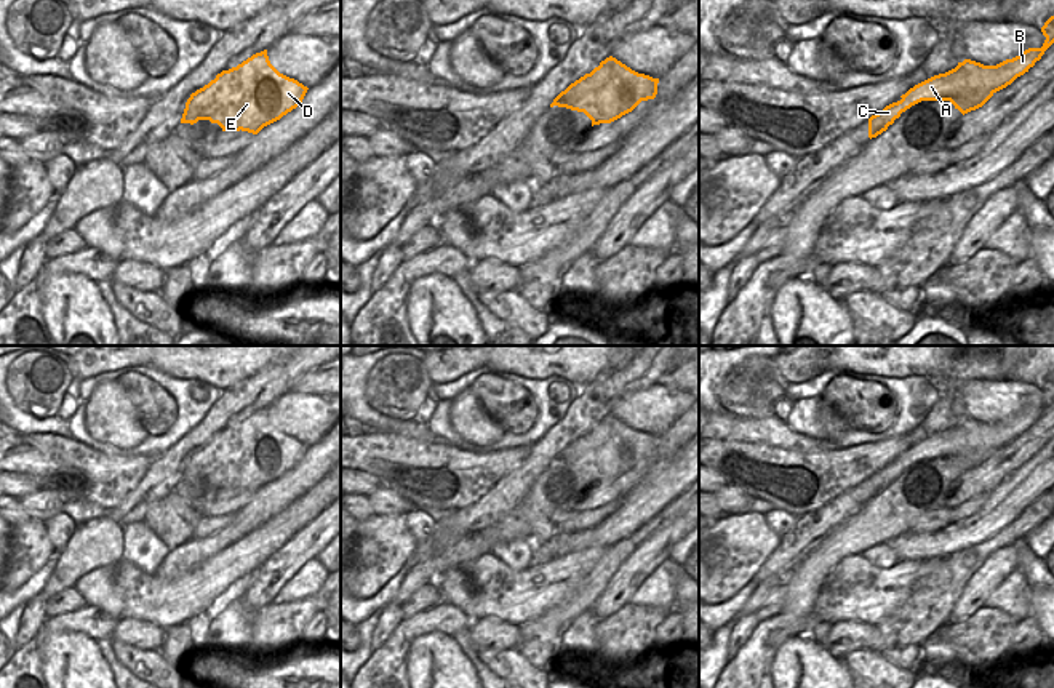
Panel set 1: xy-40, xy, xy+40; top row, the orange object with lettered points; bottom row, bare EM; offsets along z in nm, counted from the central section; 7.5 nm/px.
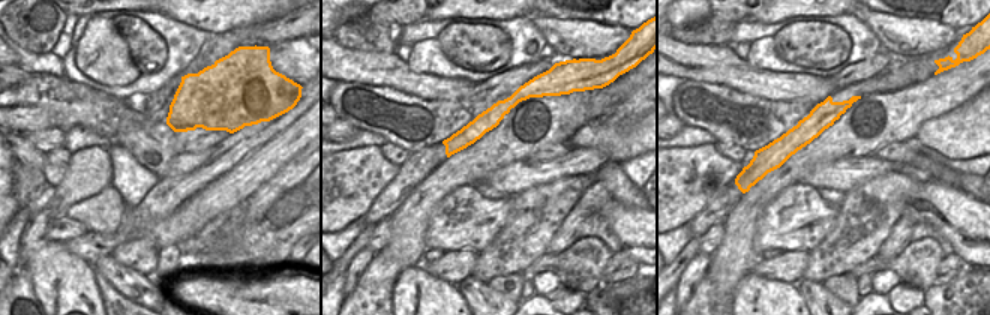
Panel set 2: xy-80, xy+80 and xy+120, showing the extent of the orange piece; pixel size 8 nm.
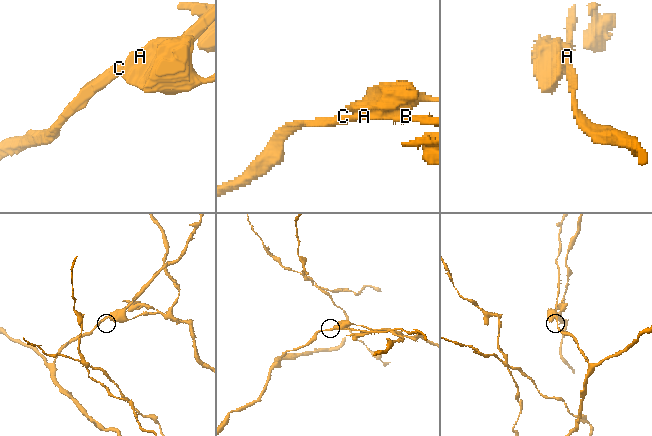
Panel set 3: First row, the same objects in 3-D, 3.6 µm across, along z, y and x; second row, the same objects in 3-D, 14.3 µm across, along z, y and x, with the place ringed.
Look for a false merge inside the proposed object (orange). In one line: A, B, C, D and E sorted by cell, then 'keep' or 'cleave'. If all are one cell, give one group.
groups A B C / D E; cleave

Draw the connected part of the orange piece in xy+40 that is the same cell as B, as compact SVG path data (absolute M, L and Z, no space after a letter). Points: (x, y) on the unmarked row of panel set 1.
M1054 374L1041 386L1046 395L1041 406L1028 406L1022 413L1006 418L996 424L980 421L961 421L955 427L934 434L902 453L900 459L886 464L881 470L868 477L868 496L876 496L900 475L902 470L921 459L947 458L961 450L996 451L1011 443L1017 435L1028 430L1044 410L1054 402Z

